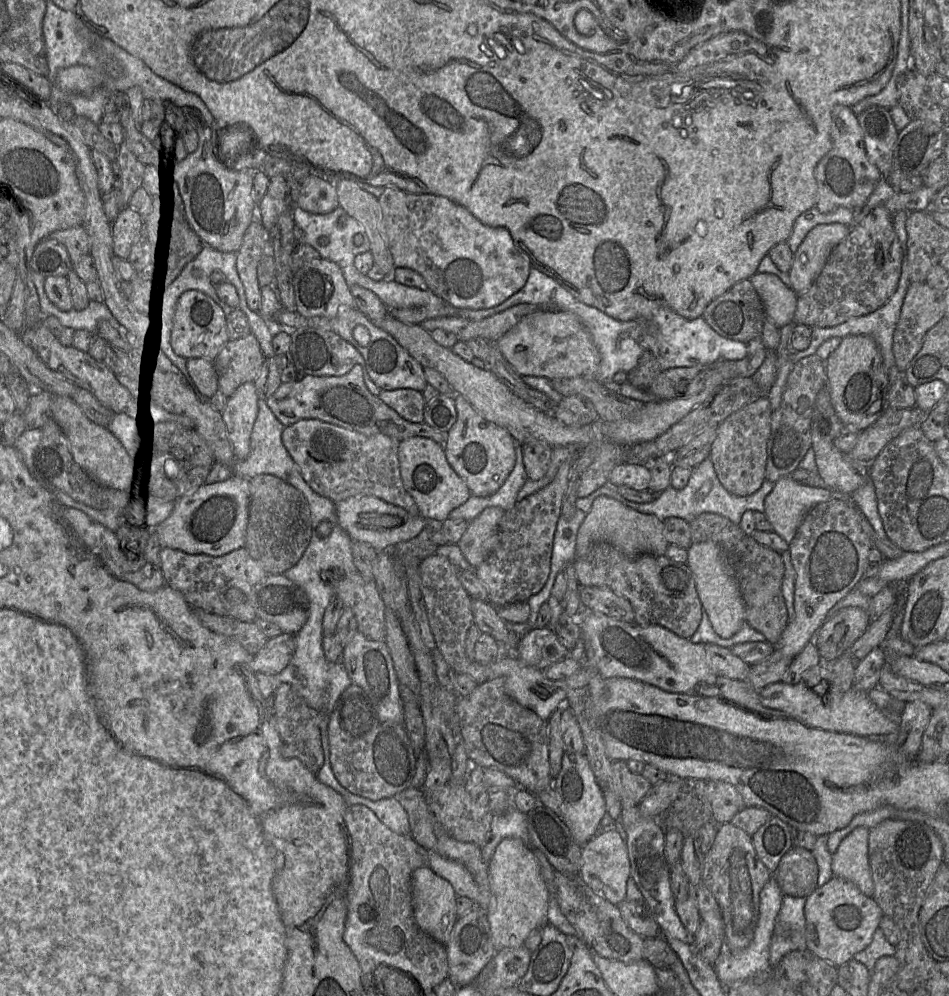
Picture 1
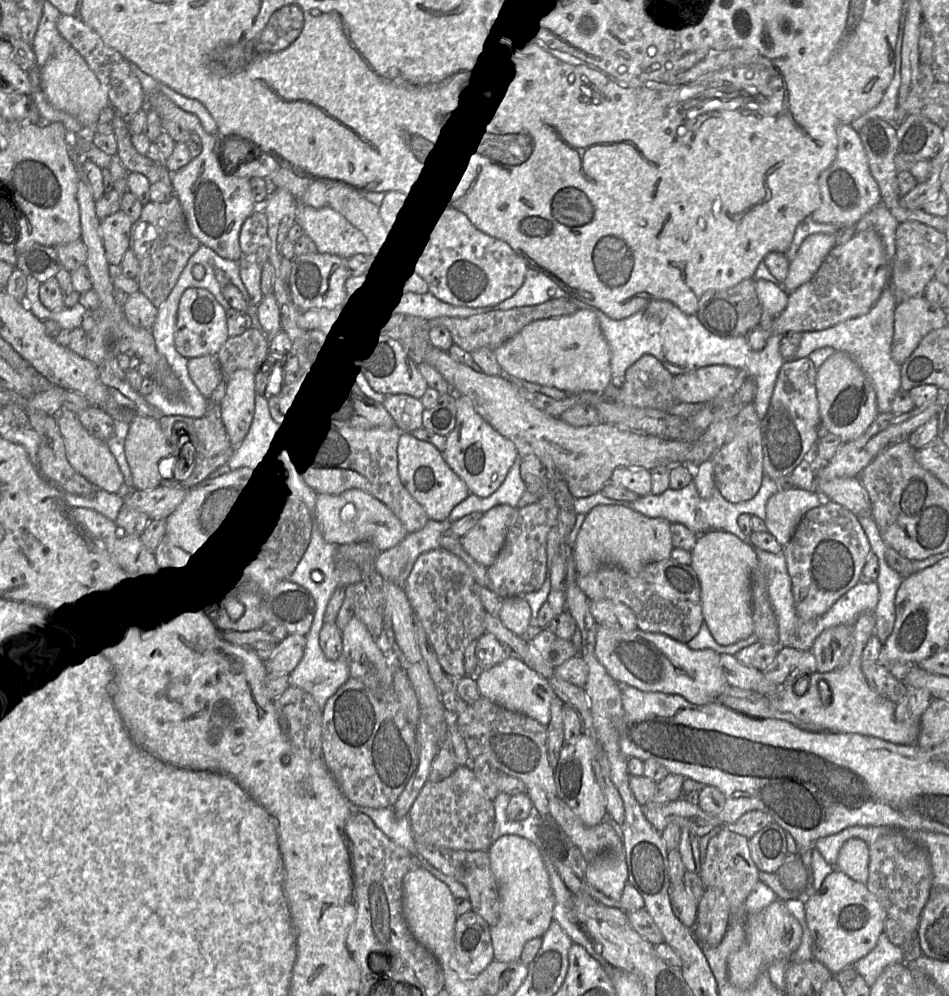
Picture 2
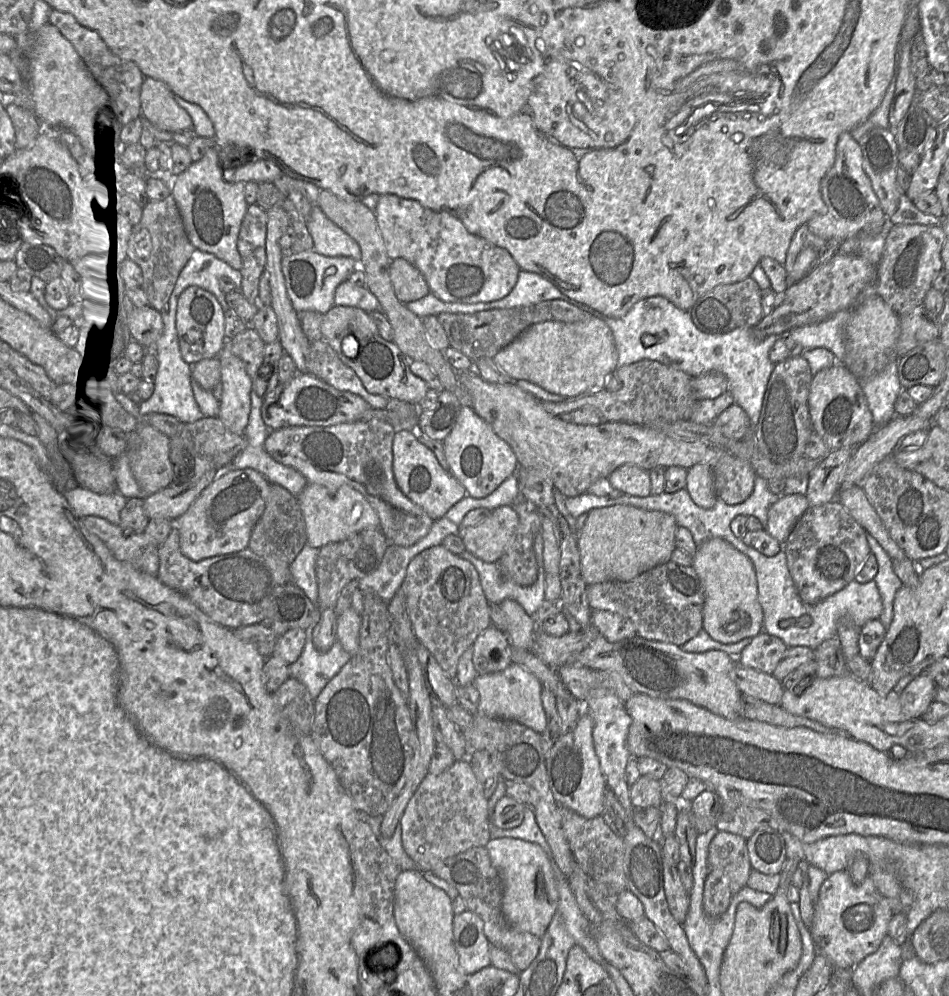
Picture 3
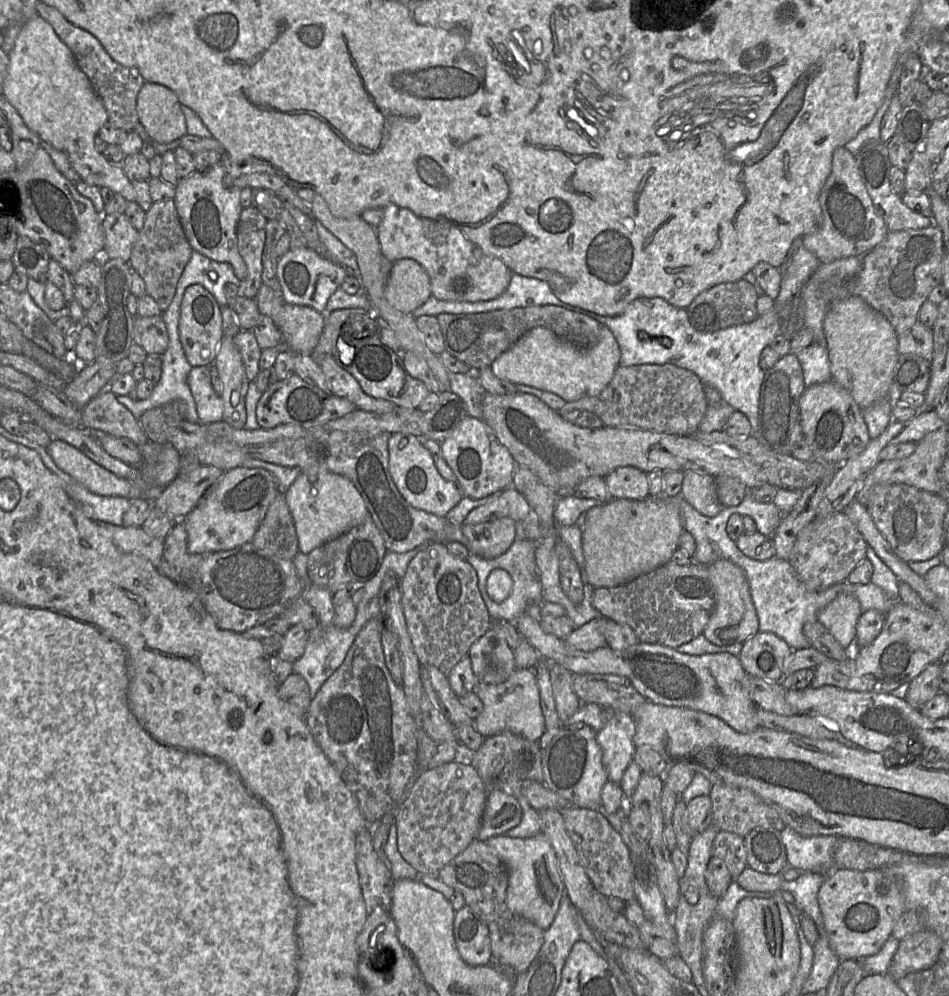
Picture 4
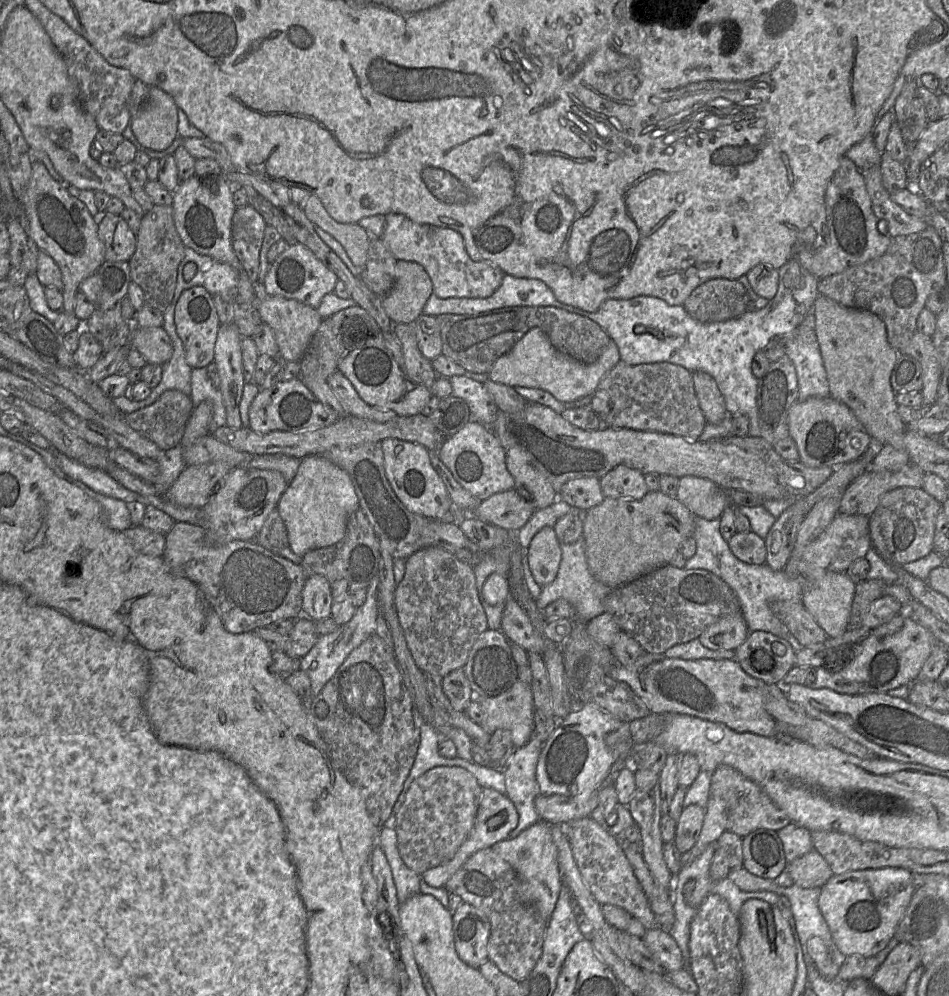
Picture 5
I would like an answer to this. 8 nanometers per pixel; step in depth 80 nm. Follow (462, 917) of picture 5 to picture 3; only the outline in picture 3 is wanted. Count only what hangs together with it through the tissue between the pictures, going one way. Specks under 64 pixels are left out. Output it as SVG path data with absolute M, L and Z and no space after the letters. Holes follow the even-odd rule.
M465 910L454 915L453 944L465 973L474 974L491 965L491 944L485 935L484 922L476 913Z

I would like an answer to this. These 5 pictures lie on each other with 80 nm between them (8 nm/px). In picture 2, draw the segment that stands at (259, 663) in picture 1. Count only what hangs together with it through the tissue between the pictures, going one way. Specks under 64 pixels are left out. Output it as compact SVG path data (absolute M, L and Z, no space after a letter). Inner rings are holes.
M287 633L287 635L276 644L270 657L265 660L267 672L290 673L302 658L305 644L305 635Z

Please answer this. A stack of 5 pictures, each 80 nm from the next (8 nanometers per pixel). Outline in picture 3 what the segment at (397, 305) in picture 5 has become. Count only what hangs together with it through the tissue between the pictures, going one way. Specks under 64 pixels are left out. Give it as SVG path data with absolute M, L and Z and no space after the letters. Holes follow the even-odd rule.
M403 258L391 261L390 279L397 299L403 304L419 300L430 293L422 273Z

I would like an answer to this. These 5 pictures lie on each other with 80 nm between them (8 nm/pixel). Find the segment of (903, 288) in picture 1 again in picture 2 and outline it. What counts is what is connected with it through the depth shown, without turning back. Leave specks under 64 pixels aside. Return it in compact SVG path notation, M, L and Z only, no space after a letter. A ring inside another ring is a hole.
M887 286L867 314L848 319L824 330L803 332L798 351L793 358L808 357L813 351L826 346L831 346L836 351L846 352L870 380L876 392L879 413L893 412L892 401L896 393L902 389L900 365L892 357L892 340L897 304L898 302L891 288Z

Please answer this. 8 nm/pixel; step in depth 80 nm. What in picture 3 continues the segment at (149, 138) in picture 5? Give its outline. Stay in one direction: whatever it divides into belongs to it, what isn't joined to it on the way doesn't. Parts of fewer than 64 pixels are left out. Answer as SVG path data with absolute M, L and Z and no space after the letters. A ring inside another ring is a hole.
M145 77L140 92L141 116L167 132L192 130L191 116L181 108L171 89L162 81Z

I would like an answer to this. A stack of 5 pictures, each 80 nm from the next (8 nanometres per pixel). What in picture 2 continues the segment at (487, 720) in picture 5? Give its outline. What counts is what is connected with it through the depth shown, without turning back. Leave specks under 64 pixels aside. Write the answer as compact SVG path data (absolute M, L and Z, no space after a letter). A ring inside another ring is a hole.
M507 657L488 670L478 671L474 678L481 697L485 697L507 710L523 713L544 726L548 725L551 716L551 701L556 694L547 679L521 660Z

